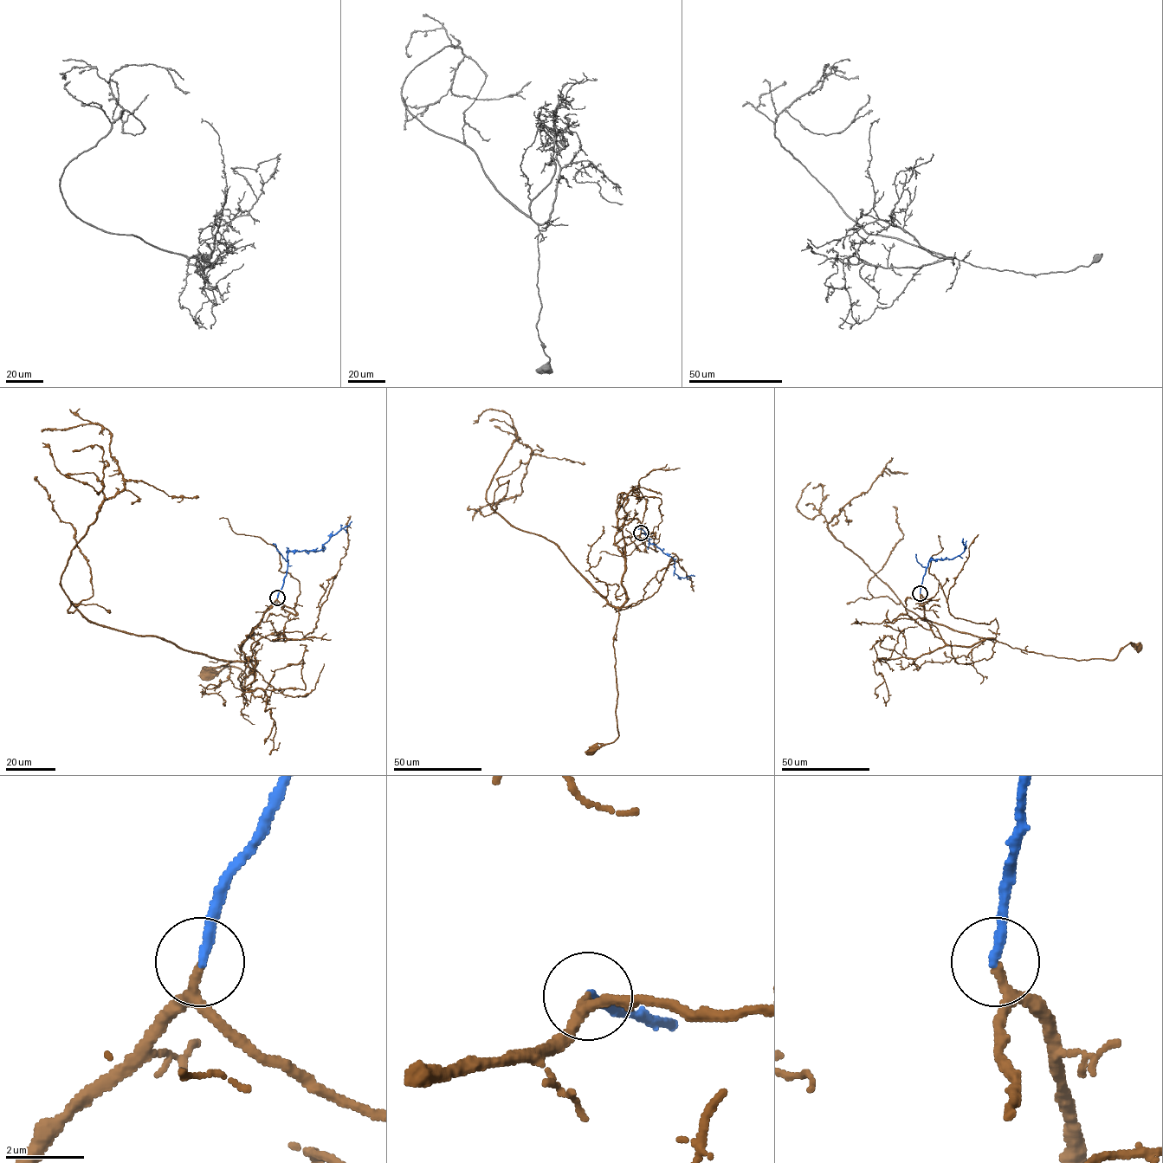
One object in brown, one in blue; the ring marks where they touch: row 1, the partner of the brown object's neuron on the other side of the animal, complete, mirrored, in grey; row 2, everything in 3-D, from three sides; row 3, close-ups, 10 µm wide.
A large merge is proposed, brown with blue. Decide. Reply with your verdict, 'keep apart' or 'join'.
join

